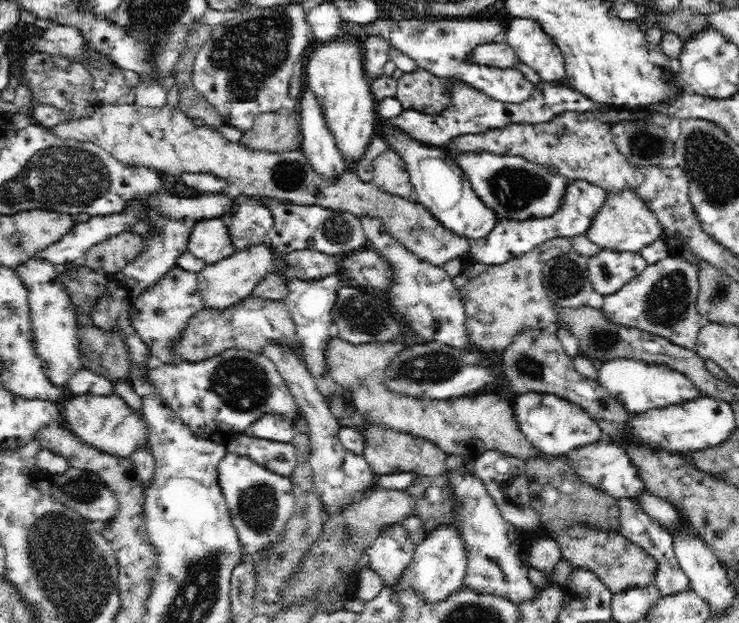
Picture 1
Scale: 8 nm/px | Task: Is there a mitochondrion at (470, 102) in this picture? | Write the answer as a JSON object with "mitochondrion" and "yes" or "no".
{"mitochondrion":"yes"}

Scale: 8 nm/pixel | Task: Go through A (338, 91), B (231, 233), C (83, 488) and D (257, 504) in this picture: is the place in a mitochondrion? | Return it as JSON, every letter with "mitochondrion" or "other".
{"A":"other","B":"other","C":"mitochondrion","D":"mitochondrion"}

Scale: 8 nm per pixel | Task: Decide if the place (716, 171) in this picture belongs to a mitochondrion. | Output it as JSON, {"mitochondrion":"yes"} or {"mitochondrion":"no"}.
{"mitochondrion":"yes"}

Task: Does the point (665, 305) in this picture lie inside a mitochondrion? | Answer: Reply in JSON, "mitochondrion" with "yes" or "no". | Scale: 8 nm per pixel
{"mitochondrion":"yes"}

